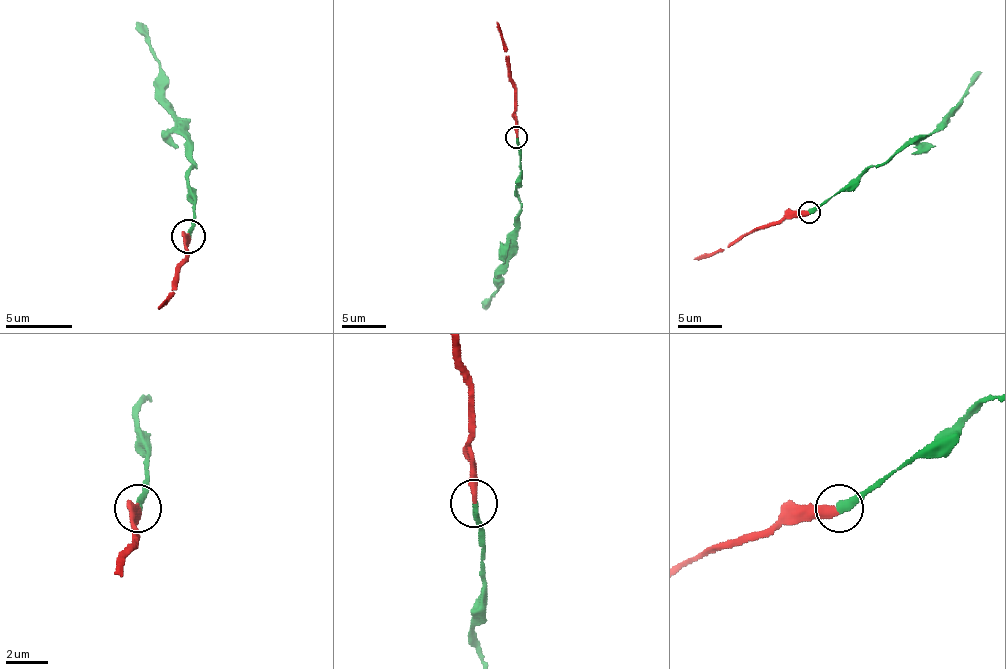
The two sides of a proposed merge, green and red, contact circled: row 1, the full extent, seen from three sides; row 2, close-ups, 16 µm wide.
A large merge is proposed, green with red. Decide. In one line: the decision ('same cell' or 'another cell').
same cell

